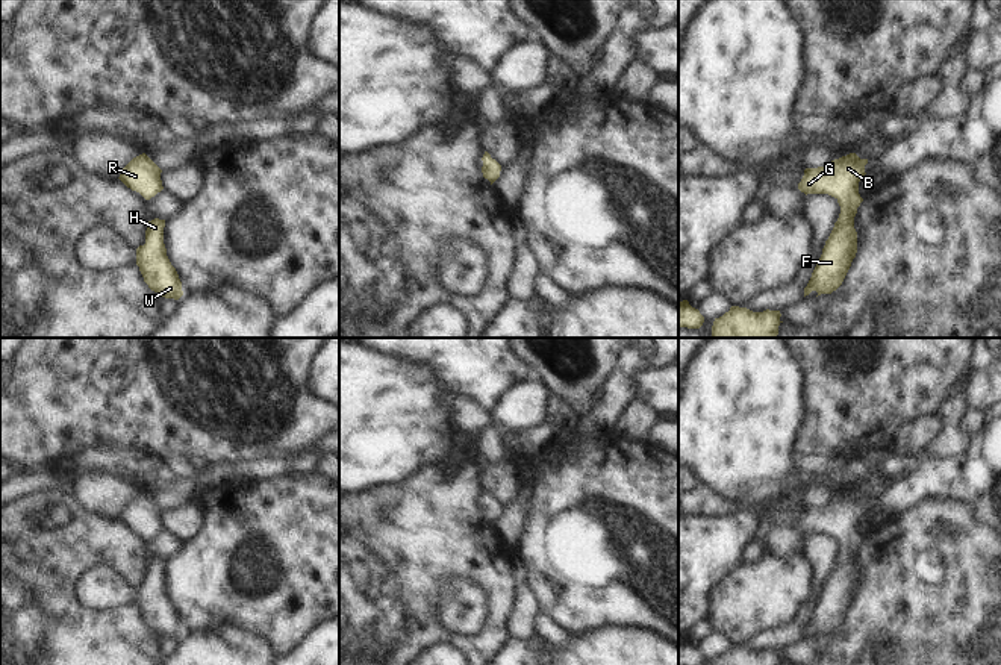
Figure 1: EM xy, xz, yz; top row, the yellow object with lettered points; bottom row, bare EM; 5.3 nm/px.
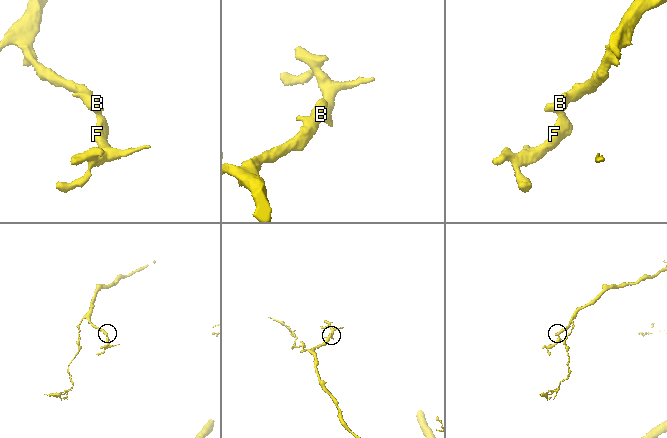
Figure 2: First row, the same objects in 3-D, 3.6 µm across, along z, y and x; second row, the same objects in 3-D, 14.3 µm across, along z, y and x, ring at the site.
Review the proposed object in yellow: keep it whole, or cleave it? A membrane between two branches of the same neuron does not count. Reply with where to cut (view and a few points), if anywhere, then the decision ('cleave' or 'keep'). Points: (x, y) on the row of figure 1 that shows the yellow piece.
no cut | keep

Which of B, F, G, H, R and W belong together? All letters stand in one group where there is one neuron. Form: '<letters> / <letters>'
B F G H R W

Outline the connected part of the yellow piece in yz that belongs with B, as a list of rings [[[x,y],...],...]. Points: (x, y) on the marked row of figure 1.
[[[850,153],[831,161],[825,167],[806,168],[798,189],[807,194],[828,194],[840,206],[840,214],[834,227],[825,241],[822,254],[804,288],[804,297],[812,291],[831,294],[836,291],[857,253],[857,232],[854,217],[863,201],[859,194],[859,182],[865,177],[868,159],[860,159]]]

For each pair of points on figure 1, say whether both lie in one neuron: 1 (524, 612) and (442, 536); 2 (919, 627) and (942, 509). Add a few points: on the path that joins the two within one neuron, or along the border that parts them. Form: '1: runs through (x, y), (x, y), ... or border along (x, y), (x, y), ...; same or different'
1: border along (511, 614), (506, 618); different
2: runs through (950, 599), (960, 588), (960, 540); same

